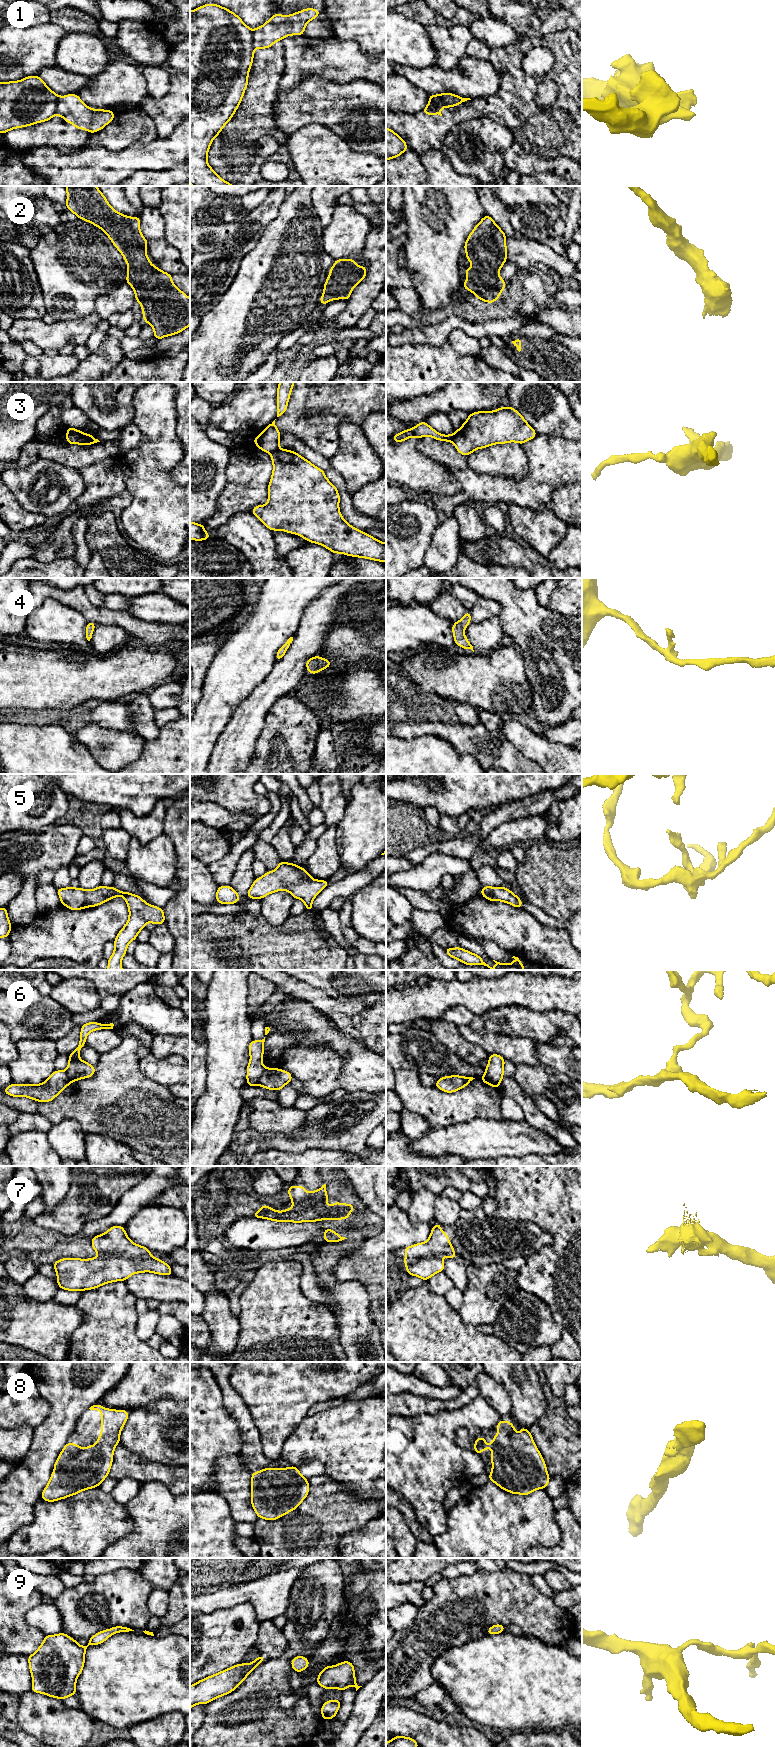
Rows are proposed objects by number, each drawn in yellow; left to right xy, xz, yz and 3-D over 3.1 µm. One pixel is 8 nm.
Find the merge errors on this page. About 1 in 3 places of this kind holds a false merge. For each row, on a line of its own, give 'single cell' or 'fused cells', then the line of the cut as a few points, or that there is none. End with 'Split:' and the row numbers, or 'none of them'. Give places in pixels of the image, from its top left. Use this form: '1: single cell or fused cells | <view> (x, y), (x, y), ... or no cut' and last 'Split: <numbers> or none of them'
1: fused cells | xy (59, 96), (54, 114)
2: single cell | no cut
3: fused cells | xy (81, 432), (78, 443)
4: single cell | no cut
5: single cell | no cut
6: fused cells | yz (485, 1073), (495, 1085), (498, 1085)
7: fused cells | xy (100, 1254), (127, 1257), (150, 1256)
8: single cell | no cut
9: single cell | no cut
Split: 1, 3, 6, 7

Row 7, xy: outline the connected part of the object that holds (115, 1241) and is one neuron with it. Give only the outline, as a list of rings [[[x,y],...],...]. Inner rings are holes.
[[[112,1226],[106,1233],[95,1236],[90,1242],[101,1256],[116,1255],[127,1258],[151,1256],[151,1251],[133,1243],[124,1231],[125,1227]]]

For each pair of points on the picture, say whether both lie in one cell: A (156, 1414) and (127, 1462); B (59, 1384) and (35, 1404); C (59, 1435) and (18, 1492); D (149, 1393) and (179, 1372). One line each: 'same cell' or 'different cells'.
A: different cells
B: different cells
C: same cell
D: same cell

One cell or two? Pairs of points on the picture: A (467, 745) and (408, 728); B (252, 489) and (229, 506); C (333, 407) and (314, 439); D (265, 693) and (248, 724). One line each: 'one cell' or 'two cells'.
A: one cell
B: one cell
C: one cell
D: one cell

